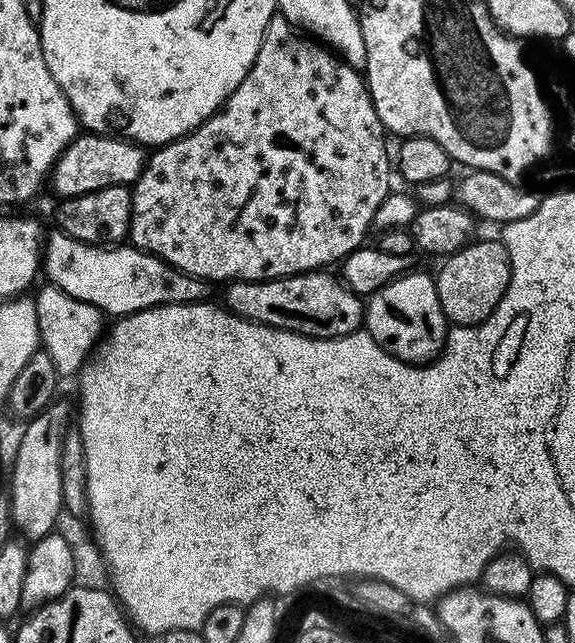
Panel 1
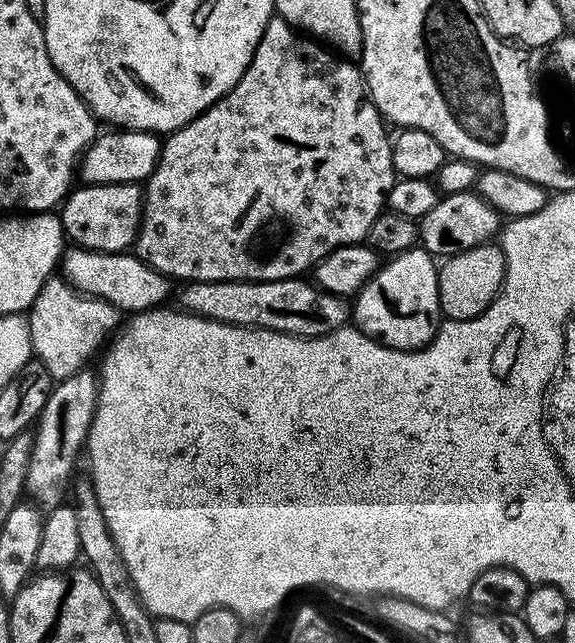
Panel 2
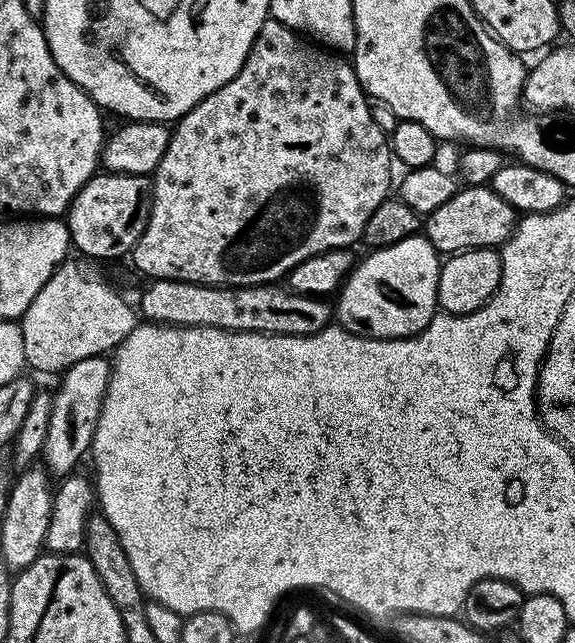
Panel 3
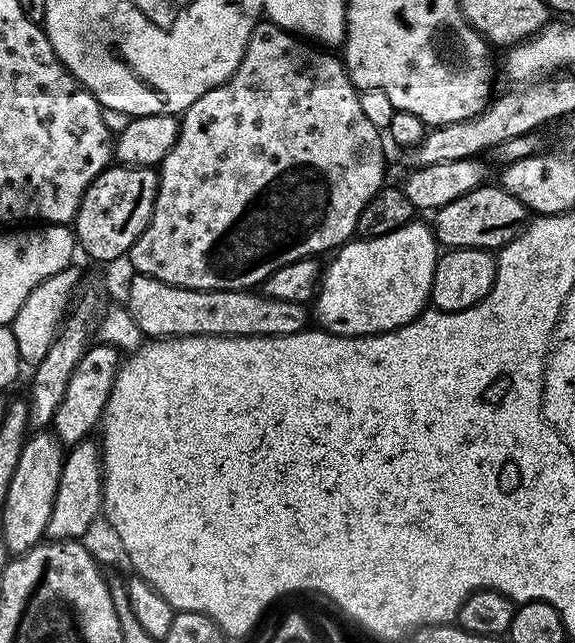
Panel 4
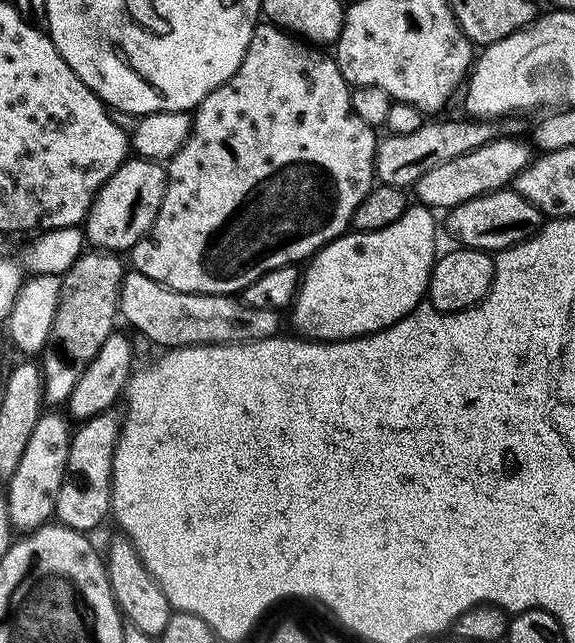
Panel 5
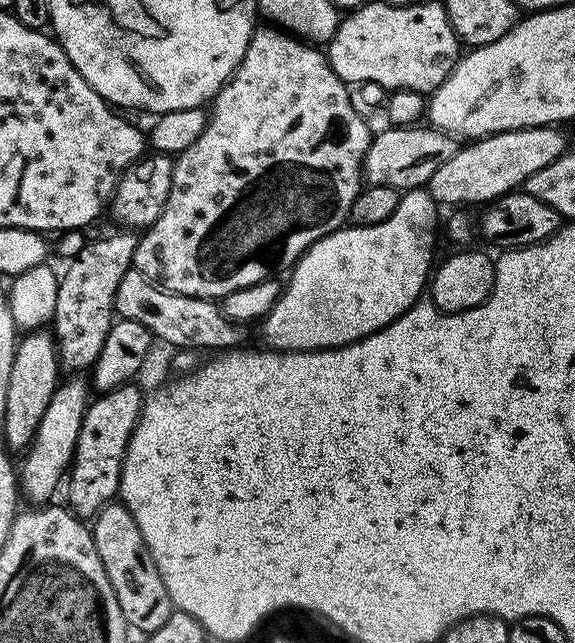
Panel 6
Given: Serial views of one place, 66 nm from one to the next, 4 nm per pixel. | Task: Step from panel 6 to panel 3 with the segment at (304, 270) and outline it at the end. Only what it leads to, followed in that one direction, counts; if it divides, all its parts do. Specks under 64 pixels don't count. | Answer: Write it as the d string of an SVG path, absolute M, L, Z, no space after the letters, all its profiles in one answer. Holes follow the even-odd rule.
M417 234L402 238L402 242L394 242L385 248L371 249L367 254L369 256L353 267L347 280L338 289L336 304L334 300L334 316L339 327L357 336L369 335L373 340L402 340L405 336L421 332L438 312L436 295L442 260L436 247L427 236Z

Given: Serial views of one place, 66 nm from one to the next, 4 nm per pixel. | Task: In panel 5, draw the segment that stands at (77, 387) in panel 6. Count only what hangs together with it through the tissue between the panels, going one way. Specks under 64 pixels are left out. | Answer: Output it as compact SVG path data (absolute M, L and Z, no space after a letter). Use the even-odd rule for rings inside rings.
M48 410L38 418L37 426L31 431L26 450L23 451L13 476L6 481L8 517L17 533L33 532L55 517L58 490L62 490L73 431L73 425L63 411Z

